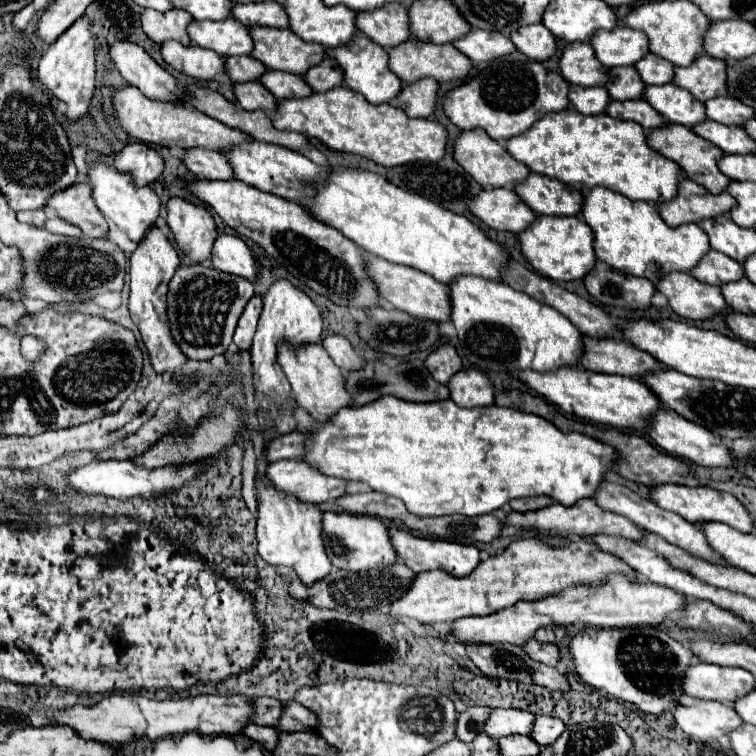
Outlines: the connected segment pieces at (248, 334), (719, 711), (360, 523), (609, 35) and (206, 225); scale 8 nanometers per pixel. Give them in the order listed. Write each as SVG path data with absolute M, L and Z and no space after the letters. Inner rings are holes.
M253 296L241 318L239 318L239 324L237 324L237 330L235 330L235 336L233 336L233 342L237 344L239 350L247 350L251 346L251 340L255 336L255 328L257 328L257 320L261 316L261 308L263 308L263 300L261 296Z
M699 700L695 706L679 706L675 710L675 722L693 740L711 742L733 730L737 730L743 720L731 704Z
M325 512L323 514L323 544L325 544L331 564L337 568L343 568L347 572L369 572L369 570L383 572L397 564L397 552L393 548L389 528L379 518L355 516L355 514L345 514L345 512L341 512L341 514ZM333 542L341 544L347 550L347 556L337 556L331 548Z
M617 26L613 32L597 32L591 46L599 62L607 68L635 66L645 54L649 54L649 38L629 26Z
M171 198L167 202L167 224L185 256L193 262L205 262L209 258L217 228L205 206L185 198Z

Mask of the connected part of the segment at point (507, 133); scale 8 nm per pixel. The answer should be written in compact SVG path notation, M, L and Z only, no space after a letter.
M495 60L487 70L449 92L443 100L443 110L453 124L461 130L483 128L497 142L507 142L527 132L545 114L561 112L569 106L569 82L565 82L561 74L545 70L541 62L523 60Z

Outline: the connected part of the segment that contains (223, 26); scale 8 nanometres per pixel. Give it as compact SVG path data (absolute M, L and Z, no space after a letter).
M235 18L221 22L195 20L189 26L189 38L197 46L215 50L221 56L251 56L253 52L253 38L249 28Z

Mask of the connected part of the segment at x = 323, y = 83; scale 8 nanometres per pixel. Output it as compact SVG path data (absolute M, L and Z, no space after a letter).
M325 58L317 68L311 68L305 76L305 82L313 92L327 92L329 88L343 86L343 68L333 58Z

